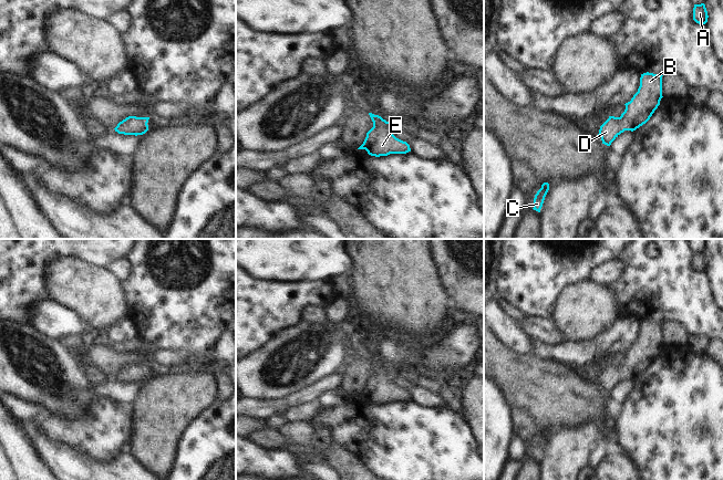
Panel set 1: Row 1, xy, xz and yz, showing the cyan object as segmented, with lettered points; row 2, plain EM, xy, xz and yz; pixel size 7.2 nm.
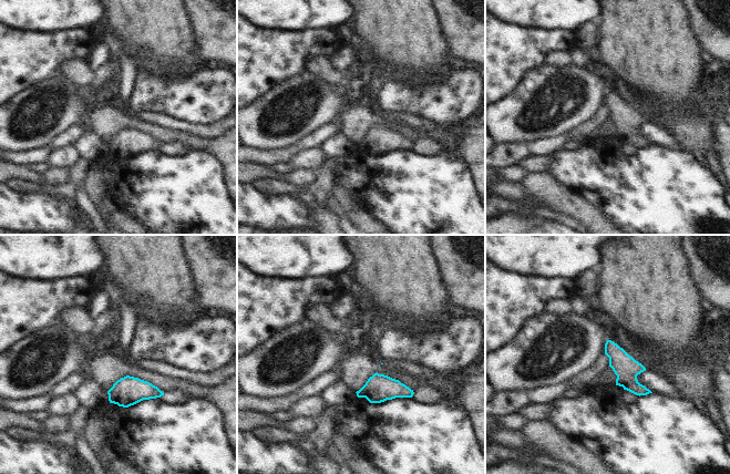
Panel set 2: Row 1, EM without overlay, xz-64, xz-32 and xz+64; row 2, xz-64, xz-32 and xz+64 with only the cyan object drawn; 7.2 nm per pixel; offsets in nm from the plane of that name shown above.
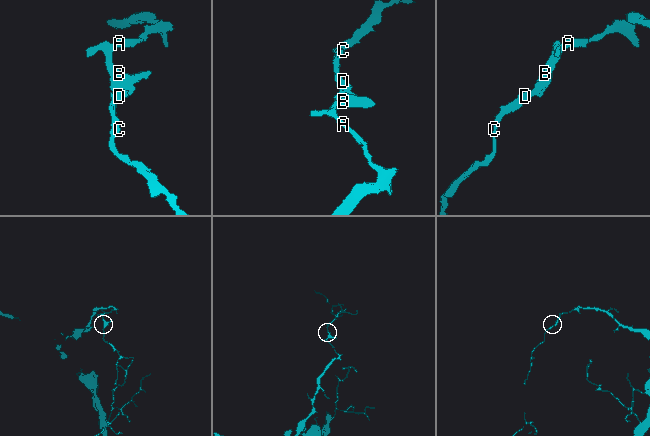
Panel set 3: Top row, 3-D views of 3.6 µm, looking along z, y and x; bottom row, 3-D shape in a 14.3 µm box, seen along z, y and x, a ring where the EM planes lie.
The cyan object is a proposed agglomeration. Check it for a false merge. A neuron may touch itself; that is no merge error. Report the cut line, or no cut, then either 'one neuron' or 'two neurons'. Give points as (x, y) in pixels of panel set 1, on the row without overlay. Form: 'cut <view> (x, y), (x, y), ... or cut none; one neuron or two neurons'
cut none; one neuron

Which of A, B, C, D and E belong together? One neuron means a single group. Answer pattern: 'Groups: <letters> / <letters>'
Groups: A B C D E

